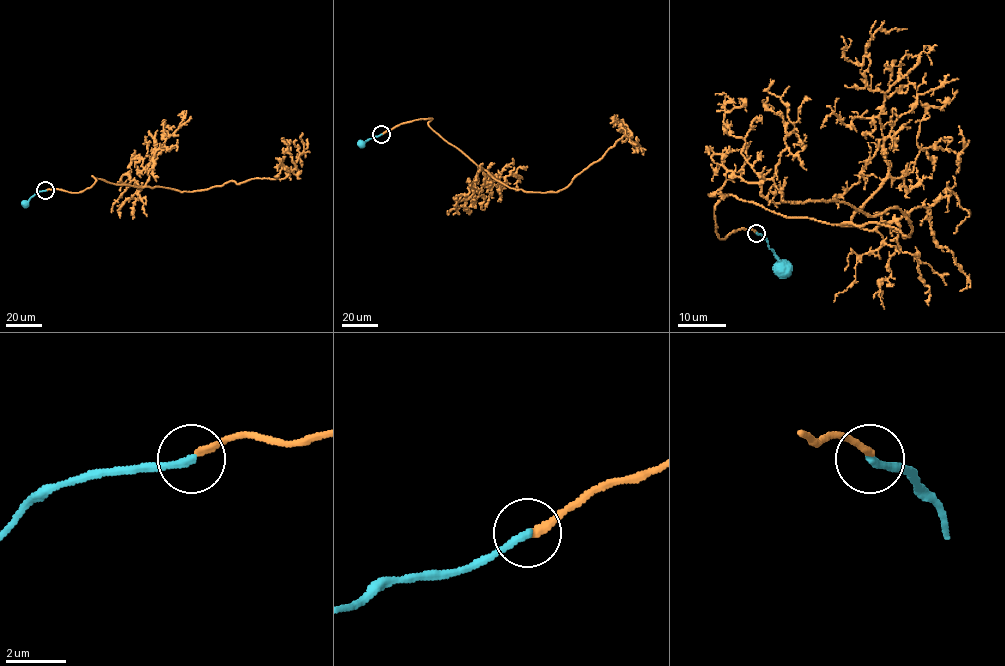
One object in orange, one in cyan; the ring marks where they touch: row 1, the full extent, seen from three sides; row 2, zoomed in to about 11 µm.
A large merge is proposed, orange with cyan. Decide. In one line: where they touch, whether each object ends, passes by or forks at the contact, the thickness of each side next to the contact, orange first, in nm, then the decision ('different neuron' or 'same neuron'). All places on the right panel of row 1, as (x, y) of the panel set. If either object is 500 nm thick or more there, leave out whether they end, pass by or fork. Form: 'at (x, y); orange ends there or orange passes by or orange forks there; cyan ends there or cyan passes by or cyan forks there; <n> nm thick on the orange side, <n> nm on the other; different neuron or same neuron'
at (756, 233); orange ends there; cyan ends there; 240 nm thick on the orange side, 280 nm on the other; same neuron

